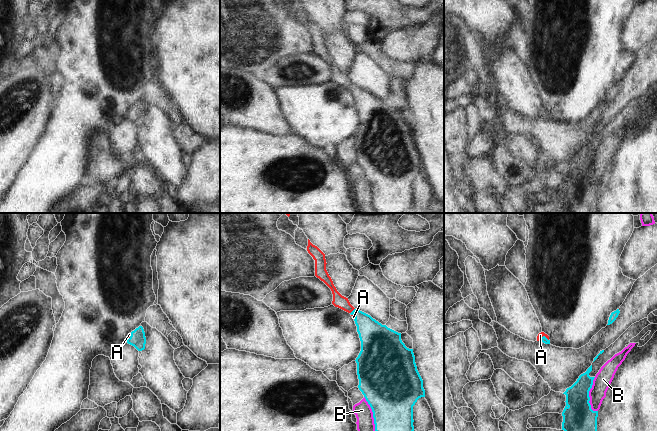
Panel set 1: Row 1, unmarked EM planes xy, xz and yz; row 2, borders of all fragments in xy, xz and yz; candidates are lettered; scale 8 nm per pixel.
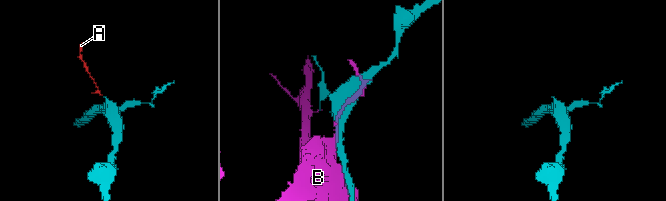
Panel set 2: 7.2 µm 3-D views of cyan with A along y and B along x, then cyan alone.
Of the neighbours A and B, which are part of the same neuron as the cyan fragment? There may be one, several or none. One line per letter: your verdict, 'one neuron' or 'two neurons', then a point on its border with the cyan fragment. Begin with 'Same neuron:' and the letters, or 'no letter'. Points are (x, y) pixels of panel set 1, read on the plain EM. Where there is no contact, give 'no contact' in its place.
Same neuron: A
A: one neuron; contact xz (351, 90)
B: two neurons; contact xz (373, 192)

